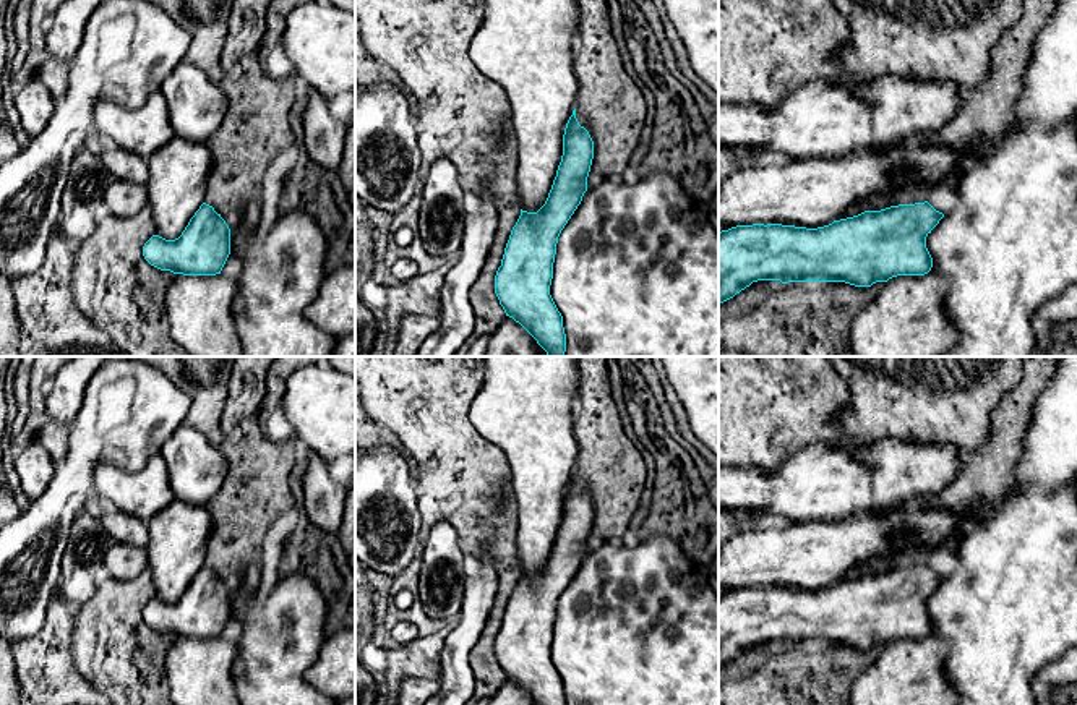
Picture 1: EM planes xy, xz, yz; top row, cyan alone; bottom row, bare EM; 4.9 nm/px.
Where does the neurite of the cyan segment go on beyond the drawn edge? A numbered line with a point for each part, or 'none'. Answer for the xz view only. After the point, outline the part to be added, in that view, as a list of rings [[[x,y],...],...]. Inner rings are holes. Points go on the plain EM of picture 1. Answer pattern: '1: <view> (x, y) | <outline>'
1: xz (527, 405) | [[[485,357],[485,382],[469,417],[477,431],[496,444],[511,468],[517,504],[517,554],[521,572],[537,575],[547,564],[563,519],[563,498],[577,468],[579,407],[577,357]]]

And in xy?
1: xy (177, 537) | [[[174,499],[148,522],[148,567],[156,598],[175,603],[206,566],[212,517],[206,506]]]

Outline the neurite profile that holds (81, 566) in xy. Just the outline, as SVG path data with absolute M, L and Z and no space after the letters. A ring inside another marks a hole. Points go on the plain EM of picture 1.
M83 511L75 519L70 532L70 541L60 561L58 592L63 601L70 606L78 606L94 595L99 580L105 575L105 553L115 543L125 543L144 549L148 545L148 523L122 511L115 511L102 519L92 517L89 512Z

